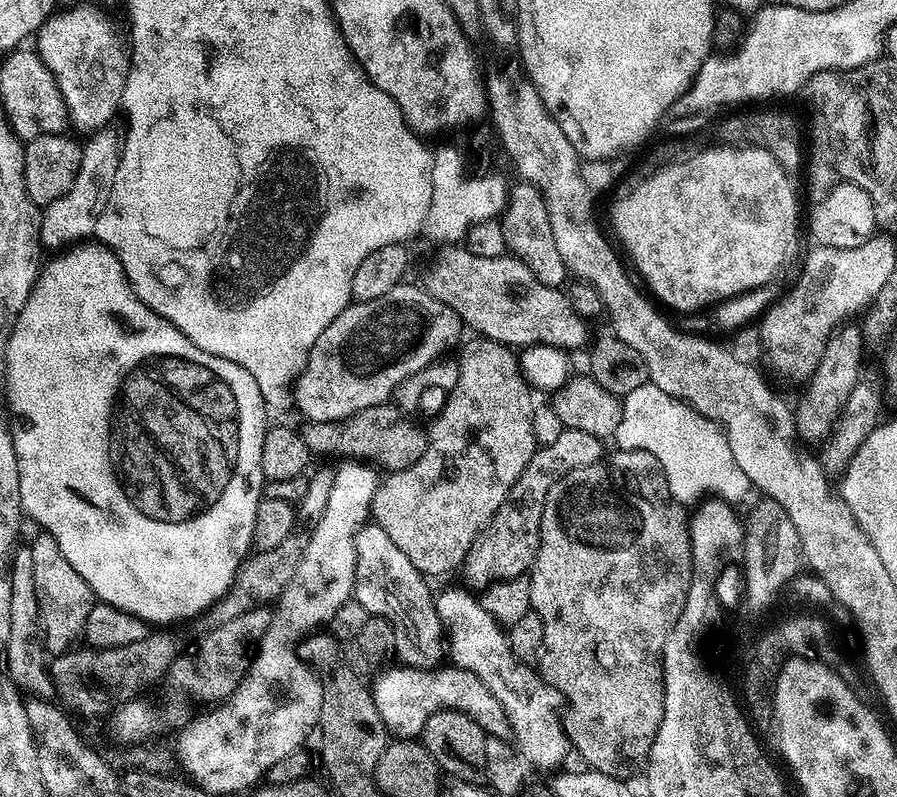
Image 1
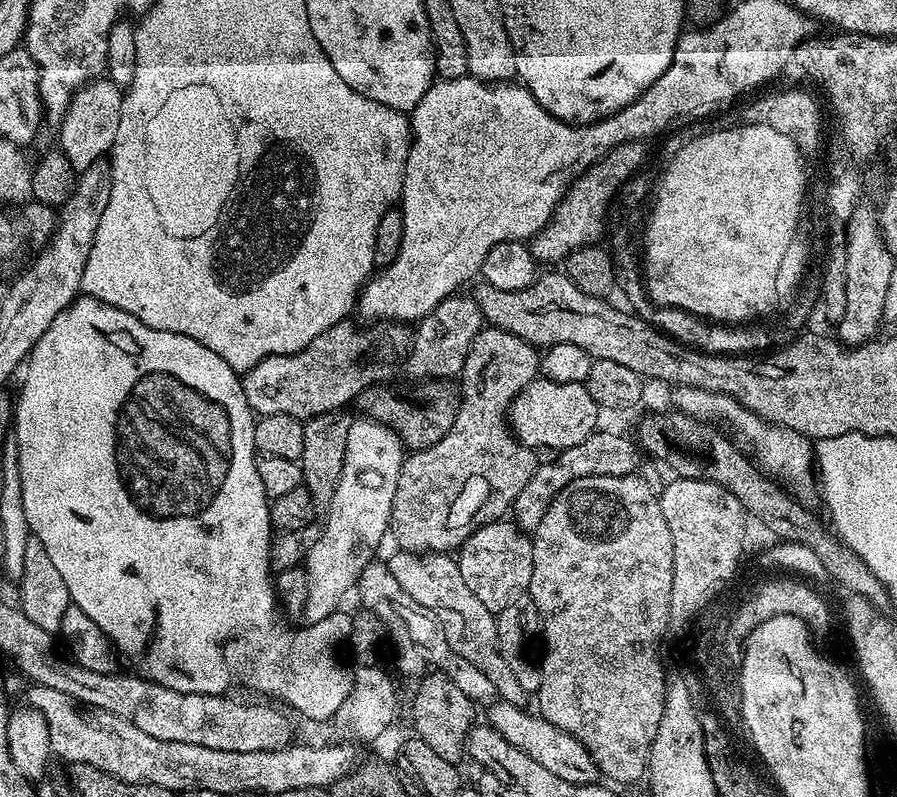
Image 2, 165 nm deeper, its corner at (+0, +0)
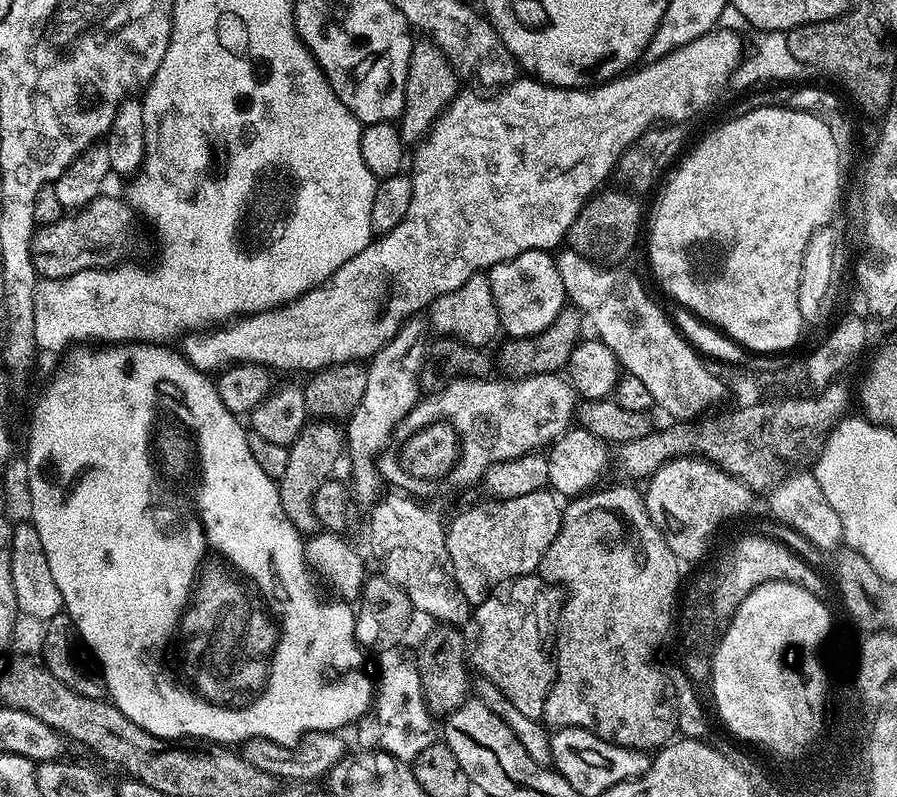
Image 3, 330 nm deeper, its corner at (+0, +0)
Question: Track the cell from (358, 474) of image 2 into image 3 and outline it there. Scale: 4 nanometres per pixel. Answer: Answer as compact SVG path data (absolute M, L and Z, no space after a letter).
M405 322L396 337L376 352L367 365L366 394L362 394L362 402L346 421L346 456L352 459L351 487L354 492L356 487L357 494L367 502L377 499L376 491L382 485L378 475L380 453L388 445L396 423L421 399L422 391L416 385L416 375L424 364L424 348L420 345L423 336L424 332L416 322Z

